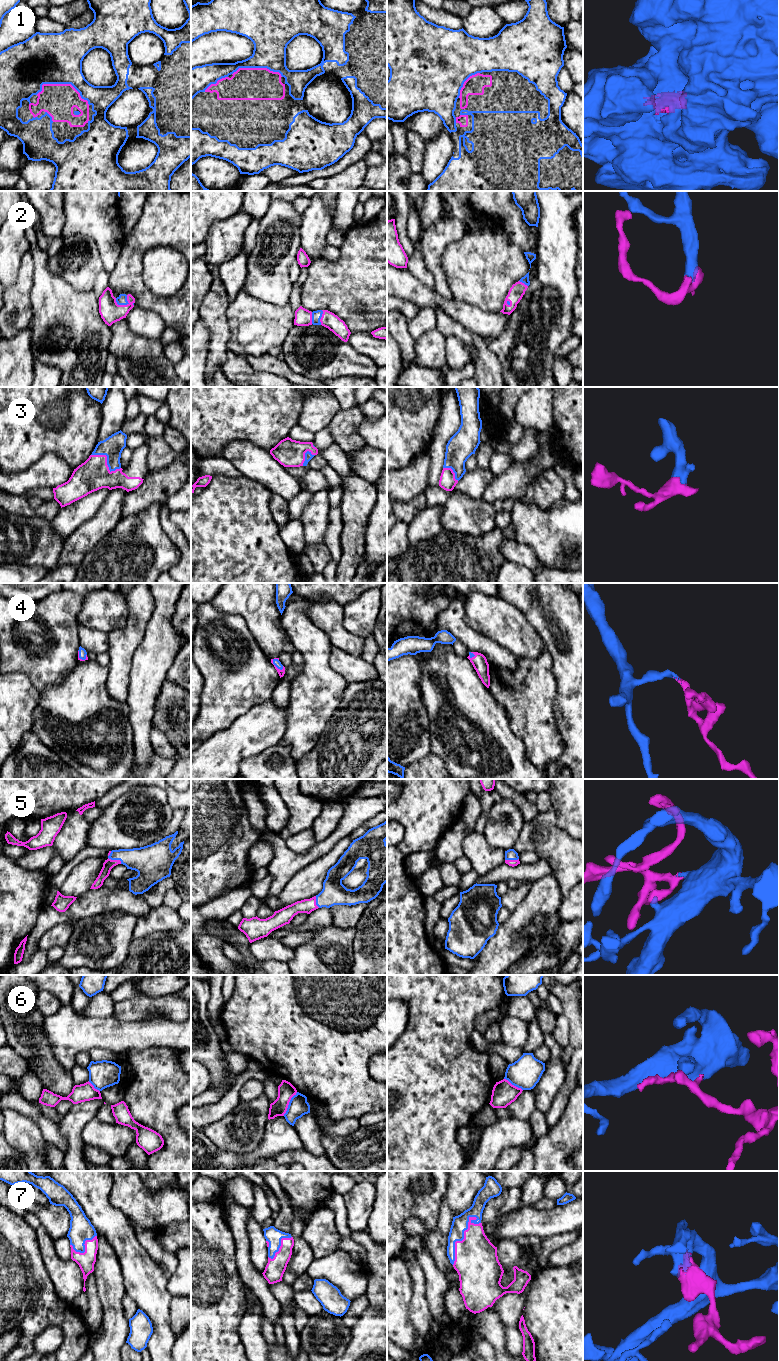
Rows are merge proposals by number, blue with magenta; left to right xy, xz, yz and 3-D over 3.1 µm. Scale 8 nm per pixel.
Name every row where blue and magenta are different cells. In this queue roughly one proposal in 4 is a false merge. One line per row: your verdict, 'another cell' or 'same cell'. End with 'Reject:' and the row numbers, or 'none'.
1: same cell
2: same cell
3: same cell
4: same cell
5: same cell
6: another cell
7: same cell
Reject: 6

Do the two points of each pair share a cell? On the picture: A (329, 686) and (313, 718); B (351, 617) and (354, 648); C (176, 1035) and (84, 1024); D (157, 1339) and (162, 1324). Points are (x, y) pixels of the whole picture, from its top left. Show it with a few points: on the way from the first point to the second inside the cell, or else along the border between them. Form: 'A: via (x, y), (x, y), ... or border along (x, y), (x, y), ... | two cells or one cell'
A: via (321, 694), (314, 701), (314, 710) | one cell
B: border along (344, 611), (343, 626), (350, 632), (364, 638) | two cells
C: via (153, 1034), (107, 1033) | one cell
D: via (161, 1335), (162, 1328) | one cell

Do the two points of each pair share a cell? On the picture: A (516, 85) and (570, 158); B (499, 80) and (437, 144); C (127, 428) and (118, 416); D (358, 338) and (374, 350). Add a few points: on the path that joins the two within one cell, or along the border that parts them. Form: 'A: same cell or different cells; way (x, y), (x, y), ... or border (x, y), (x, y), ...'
A: same cell; way (516, 103), (552, 140)
B: different cells; border (445, 126), (451, 137), (454, 151)
C: different cells; border (124, 420), (120, 429)
D: same cell; way (362, 342), (370, 346)

